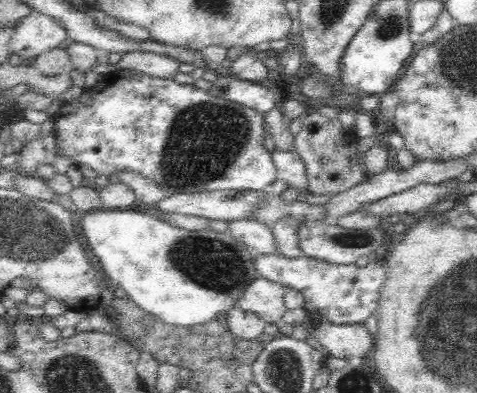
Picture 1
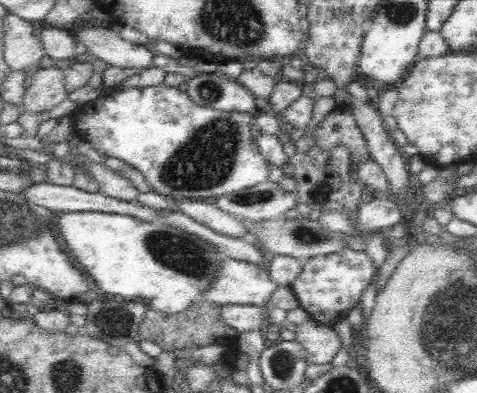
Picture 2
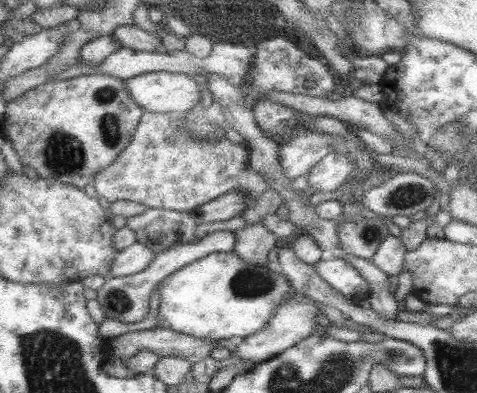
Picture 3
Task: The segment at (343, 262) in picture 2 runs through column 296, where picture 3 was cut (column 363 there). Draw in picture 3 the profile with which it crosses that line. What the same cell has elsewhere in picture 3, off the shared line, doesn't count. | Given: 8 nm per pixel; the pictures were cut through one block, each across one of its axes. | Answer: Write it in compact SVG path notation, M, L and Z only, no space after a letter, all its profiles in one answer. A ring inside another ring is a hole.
M343 258L319 260L313 264L313 268L321 280L325 280L333 290L341 292L355 306L363 298L369 298L369 292L371 292L369 284L363 280L363 276L357 272L357 268L351 266L347 260L343 260Z

